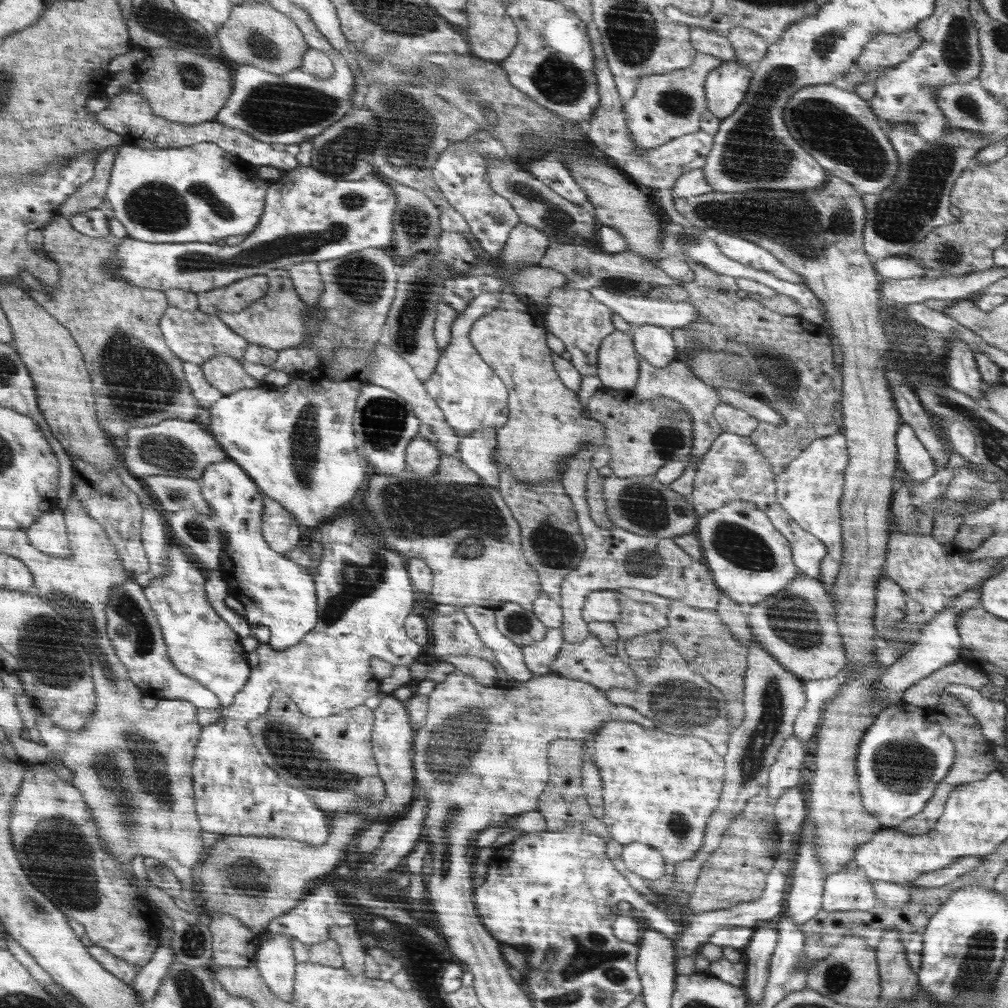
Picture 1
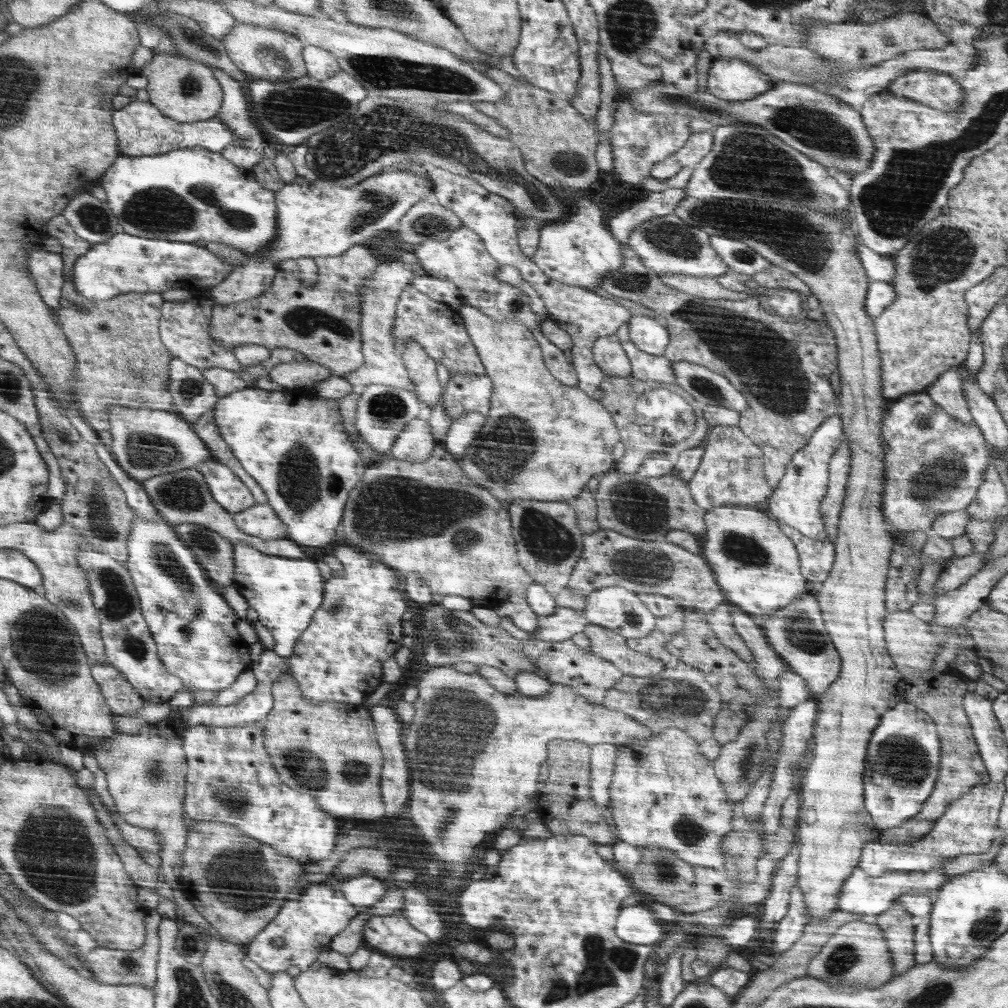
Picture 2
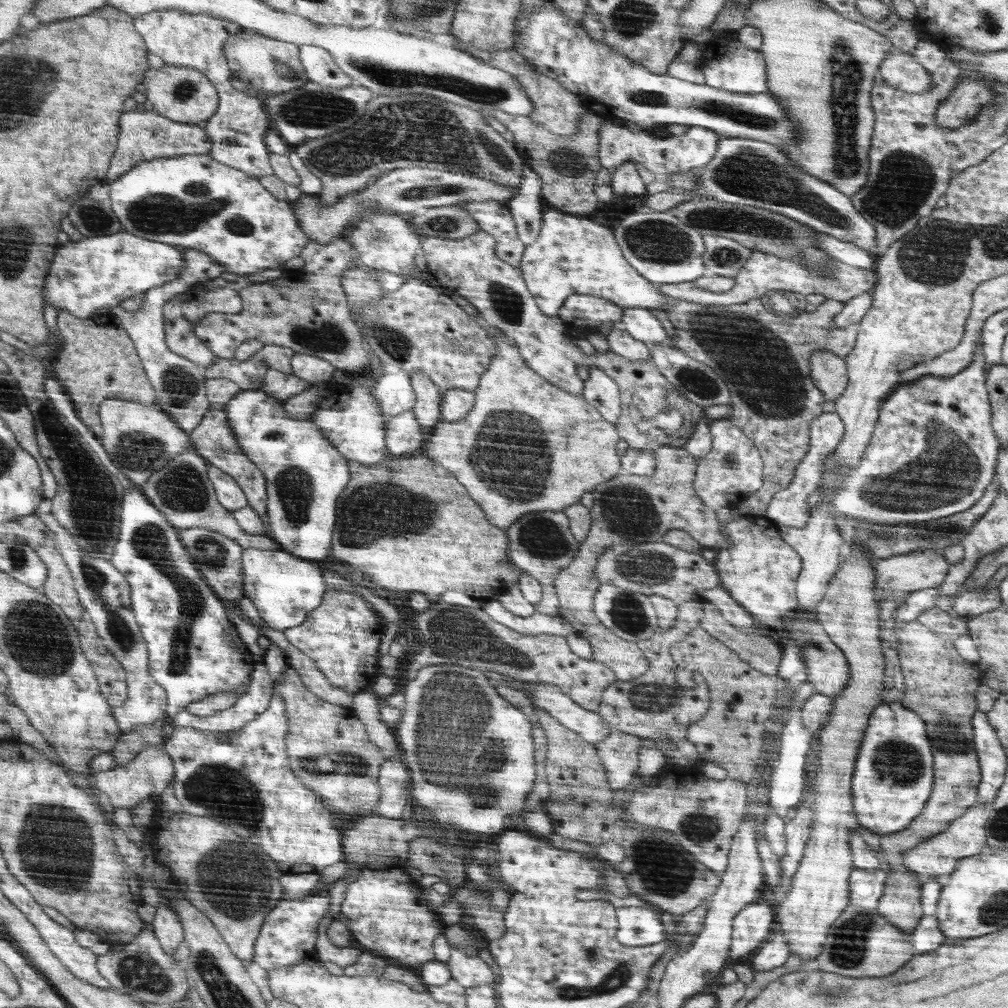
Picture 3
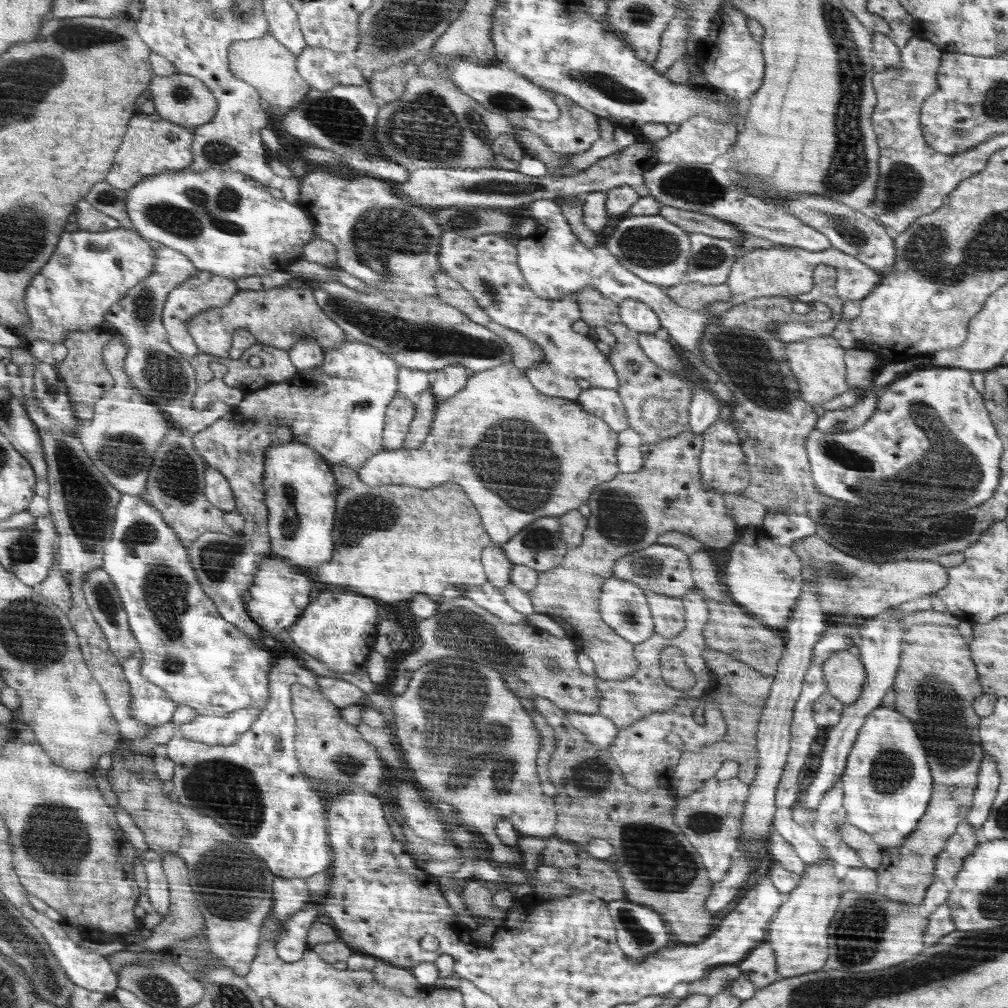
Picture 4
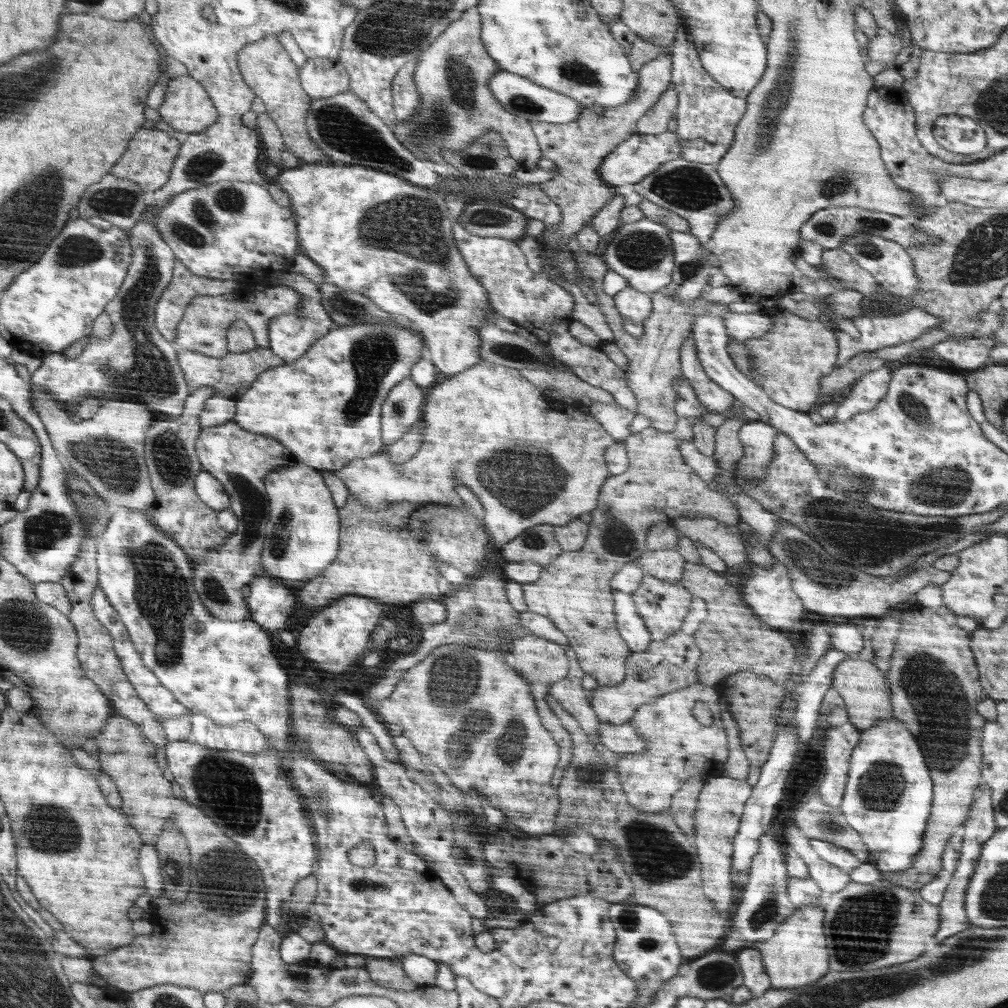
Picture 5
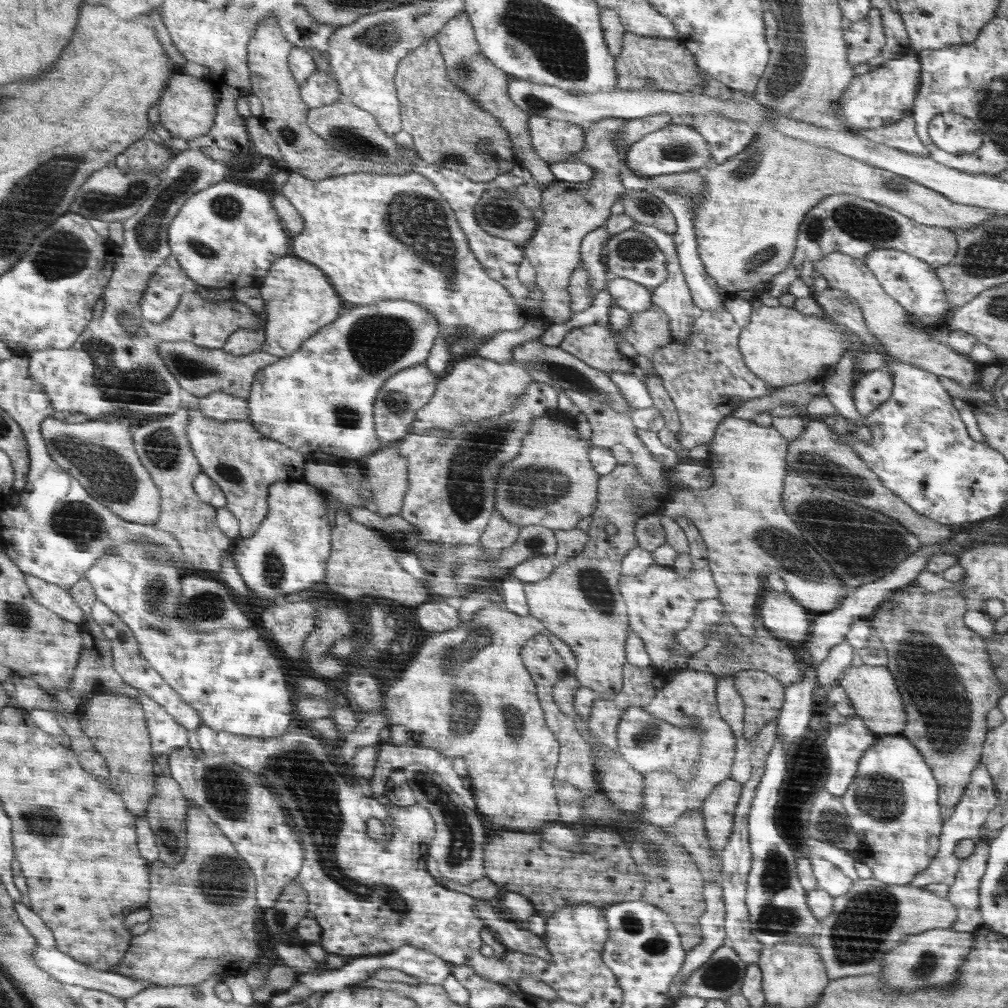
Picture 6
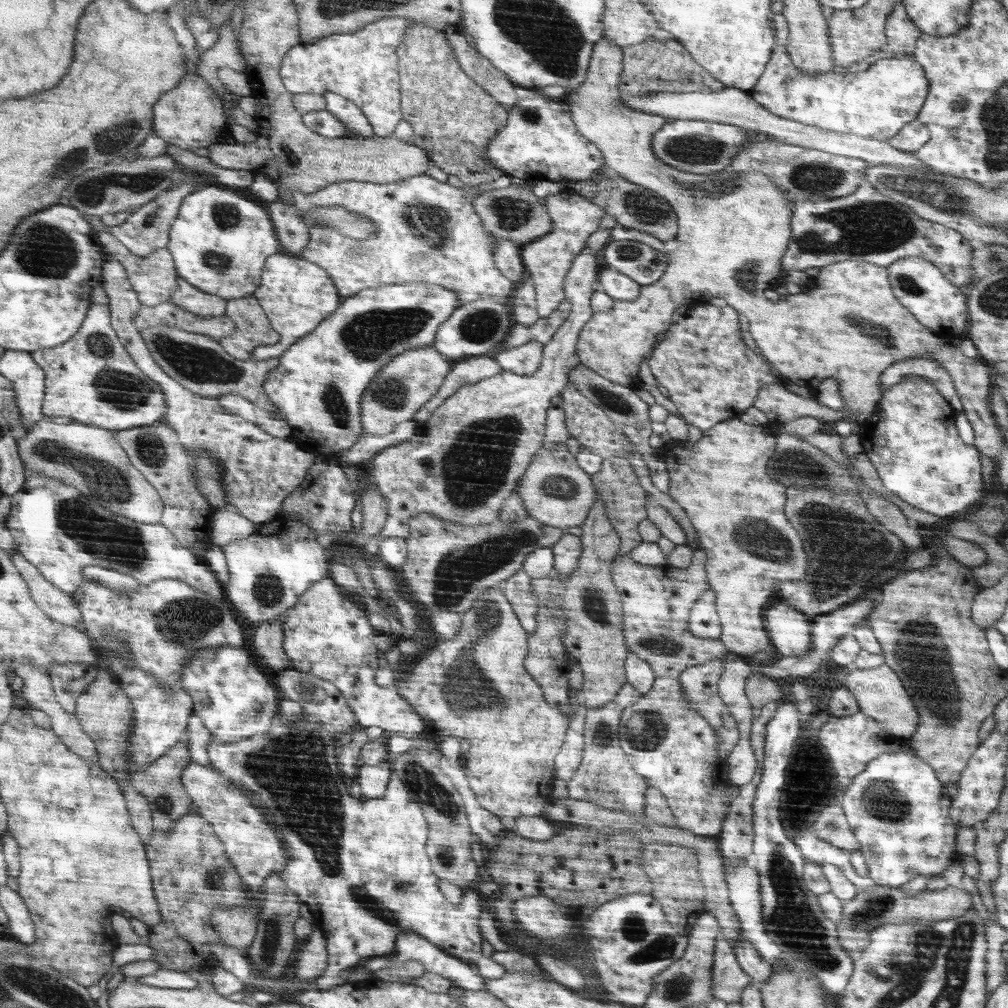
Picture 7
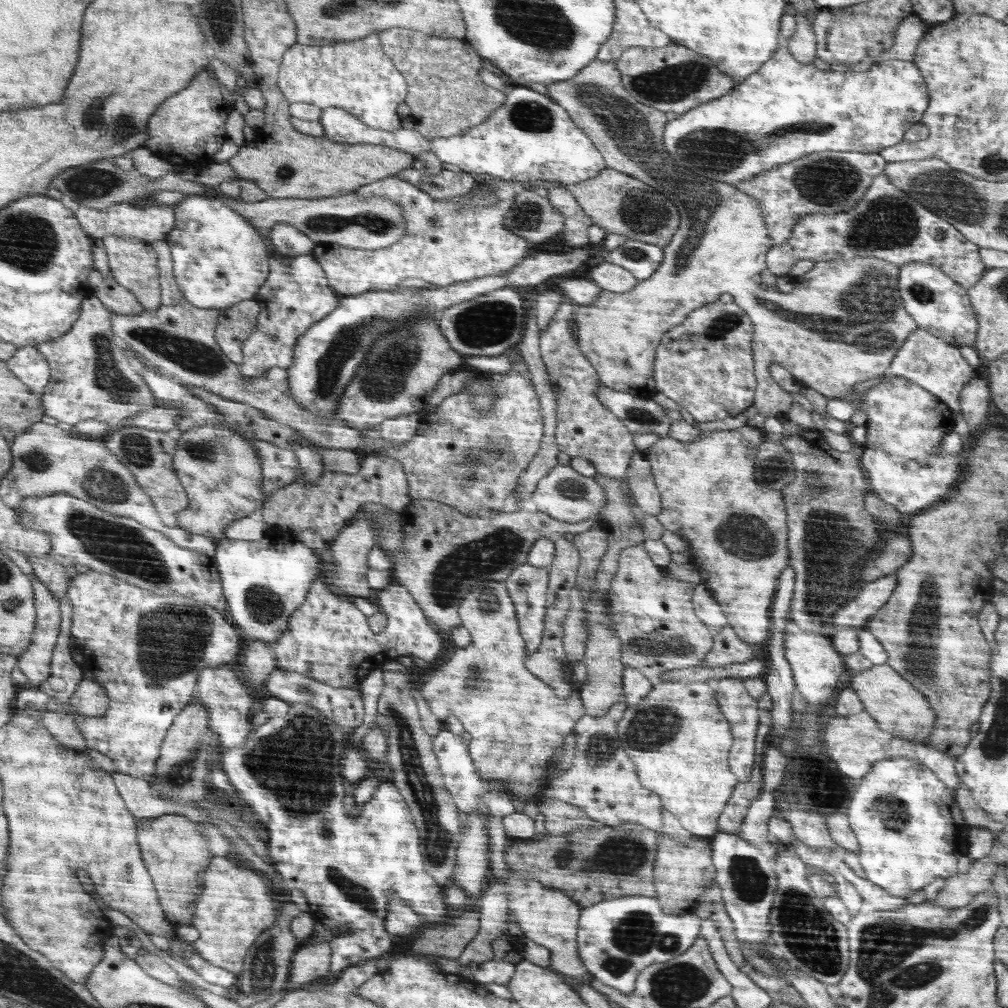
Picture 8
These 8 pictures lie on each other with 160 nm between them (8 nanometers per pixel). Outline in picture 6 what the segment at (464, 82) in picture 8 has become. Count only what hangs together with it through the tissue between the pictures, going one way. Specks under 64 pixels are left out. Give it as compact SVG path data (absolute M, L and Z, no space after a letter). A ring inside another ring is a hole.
M437 36L429 38L430 44L423 42L422 46L409 52L409 55L400 60L398 72L394 77L394 84L398 90L400 114L402 124L410 136L412 136L414 150L422 160L430 164L441 164L442 168L450 169L479 183L488 183L497 176L512 172L517 165L516 153L513 151L512 138L509 131L490 112L479 107L479 103L473 100L469 94L465 94L461 88L454 86L447 78L444 57L441 55Z

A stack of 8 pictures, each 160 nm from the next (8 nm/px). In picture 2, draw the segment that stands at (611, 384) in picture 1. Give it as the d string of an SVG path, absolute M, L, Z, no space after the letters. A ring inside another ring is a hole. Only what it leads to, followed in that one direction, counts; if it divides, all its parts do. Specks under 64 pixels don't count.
M615 334L602 336L592 345L593 360L610 377L628 377L632 373L628 356L624 354L620 340Z

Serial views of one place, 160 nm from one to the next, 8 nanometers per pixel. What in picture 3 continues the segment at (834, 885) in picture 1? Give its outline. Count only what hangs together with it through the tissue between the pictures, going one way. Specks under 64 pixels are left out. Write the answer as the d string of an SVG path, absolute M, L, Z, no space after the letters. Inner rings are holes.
M854 868L849 876L849 903L867 910L875 910L884 893L886 881L887 873L882 870L868 871Z

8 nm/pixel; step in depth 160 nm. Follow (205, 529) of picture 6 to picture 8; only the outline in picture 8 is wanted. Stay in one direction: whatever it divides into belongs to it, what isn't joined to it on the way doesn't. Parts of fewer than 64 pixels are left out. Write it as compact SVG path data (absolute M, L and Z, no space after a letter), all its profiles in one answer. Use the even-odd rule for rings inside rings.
M122 426L110 432L104 438L105 445L116 456L122 456L130 468L134 468L134 480L141 486L142 492L148 493L154 500L155 508L161 520L170 528L179 527L177 515L189 507L189 497L181 485L180 478L174 468L175 452L178 441L170 436L170 432L160 432L154 429L138 428L135 426Z

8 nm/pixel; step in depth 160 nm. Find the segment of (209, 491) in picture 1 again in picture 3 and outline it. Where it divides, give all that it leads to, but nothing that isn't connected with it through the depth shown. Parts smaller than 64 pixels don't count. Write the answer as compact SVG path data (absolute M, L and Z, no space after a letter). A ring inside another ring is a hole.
M208 466L209 480L213 484L217 499L227 511L235 511L249 506L247 496L242 492L241 486L222 469ZM279 548L278 550L245 549L241 556L244 562L245 589L254 603L262 622L278 631L300 627L308 614L321 606L326 592L320 570L302 558Z

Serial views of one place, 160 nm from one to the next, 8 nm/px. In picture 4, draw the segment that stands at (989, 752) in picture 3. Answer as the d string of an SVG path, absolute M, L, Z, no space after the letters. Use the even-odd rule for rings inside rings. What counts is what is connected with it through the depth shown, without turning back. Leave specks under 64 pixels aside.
M983 755L977 779L973 803L965 820L970 824L970 828L974 828L976 834L980 832L982 824L988 820L991 806L994 804L1000 785L997 762L990 755Z

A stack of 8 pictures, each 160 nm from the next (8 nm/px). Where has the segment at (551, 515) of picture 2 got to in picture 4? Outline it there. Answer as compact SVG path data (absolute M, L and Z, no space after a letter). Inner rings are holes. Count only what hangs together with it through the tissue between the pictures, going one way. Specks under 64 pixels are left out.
M551 516L534 520L500 547L514 565L528 566L538 573L558 567L570 549L561 532L561 521L558 520L558 517Z

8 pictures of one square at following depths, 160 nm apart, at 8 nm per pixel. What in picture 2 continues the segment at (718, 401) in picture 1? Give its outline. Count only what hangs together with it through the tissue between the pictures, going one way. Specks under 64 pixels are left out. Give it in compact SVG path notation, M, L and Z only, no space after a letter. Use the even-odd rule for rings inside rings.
M624 323L615 332L620 340L624 354L628 356L632 376L642 381L656 381L660 383L676 384L674 372L672 372L672 362L664 356L653 356L644 353L630 341L629 323Z

